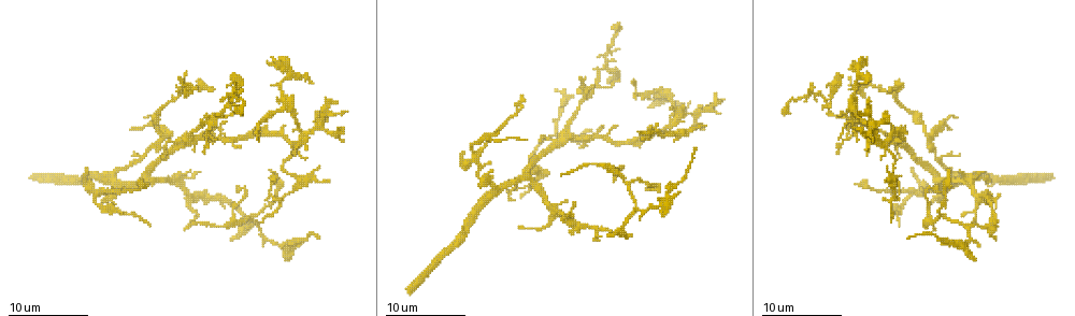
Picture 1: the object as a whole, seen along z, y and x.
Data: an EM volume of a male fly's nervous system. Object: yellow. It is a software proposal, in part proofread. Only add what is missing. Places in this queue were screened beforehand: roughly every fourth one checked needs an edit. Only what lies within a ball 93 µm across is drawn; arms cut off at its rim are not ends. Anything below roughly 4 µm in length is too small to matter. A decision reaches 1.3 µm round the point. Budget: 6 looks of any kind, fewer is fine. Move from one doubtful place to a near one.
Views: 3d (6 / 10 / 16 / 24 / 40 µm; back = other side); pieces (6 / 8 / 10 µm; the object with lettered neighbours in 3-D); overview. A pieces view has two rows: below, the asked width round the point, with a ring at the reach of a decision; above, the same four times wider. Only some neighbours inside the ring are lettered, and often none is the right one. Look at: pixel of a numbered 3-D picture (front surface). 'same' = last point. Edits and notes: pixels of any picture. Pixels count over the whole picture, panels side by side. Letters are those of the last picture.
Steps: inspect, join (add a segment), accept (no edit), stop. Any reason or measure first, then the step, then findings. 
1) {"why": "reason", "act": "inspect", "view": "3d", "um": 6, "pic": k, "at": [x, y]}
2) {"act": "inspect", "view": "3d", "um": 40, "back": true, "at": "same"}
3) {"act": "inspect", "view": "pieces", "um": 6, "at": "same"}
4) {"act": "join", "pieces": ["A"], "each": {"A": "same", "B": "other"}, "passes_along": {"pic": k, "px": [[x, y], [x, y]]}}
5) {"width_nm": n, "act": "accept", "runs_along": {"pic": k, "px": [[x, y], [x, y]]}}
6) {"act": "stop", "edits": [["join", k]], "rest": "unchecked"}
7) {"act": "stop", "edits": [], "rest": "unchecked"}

{"why": "branch stops here", "act": "inspect", "view": "3d", "um": 10, "pic": 1, "at": [607, 80]}

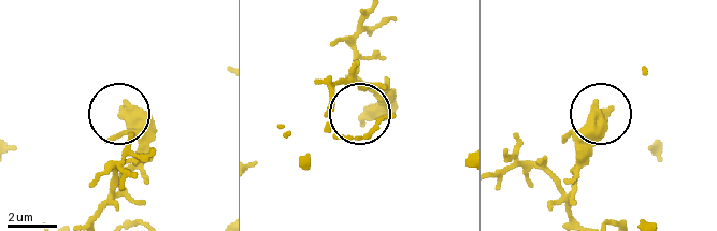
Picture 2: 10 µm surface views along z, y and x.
{"act": "inspect", "view": "pieces", "um": 8, "pic": 2, "at": [121, 111]}

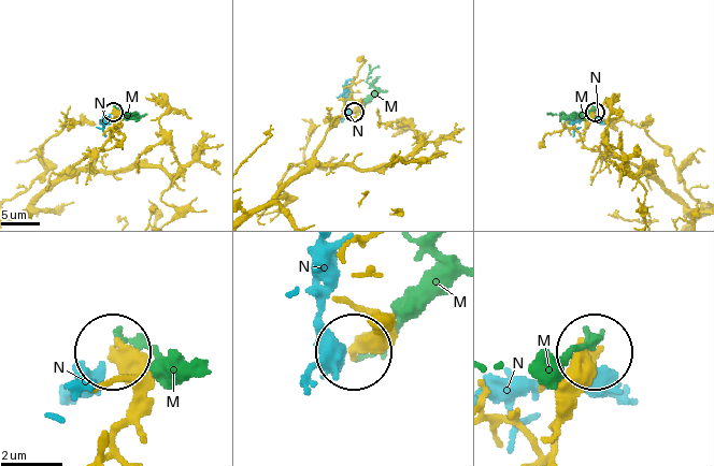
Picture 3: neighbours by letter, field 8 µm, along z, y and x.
{"width_nm": 360, "act": "accept", "each": {"M": "other", "N": "other"}, "found": "none of them fits"}

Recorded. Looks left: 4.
{"why": "free end", "act": "inspect", "view": "3d", "um": 10, "pic": 1, "at": [646, 190]}

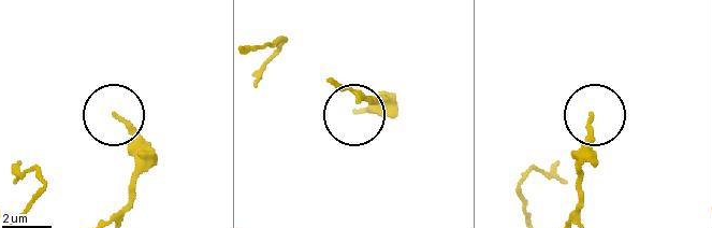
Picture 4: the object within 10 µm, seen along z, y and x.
{"act": "inspect", "view": "pieces", "um": 6, "pic": 4, "at": [593, 115]}

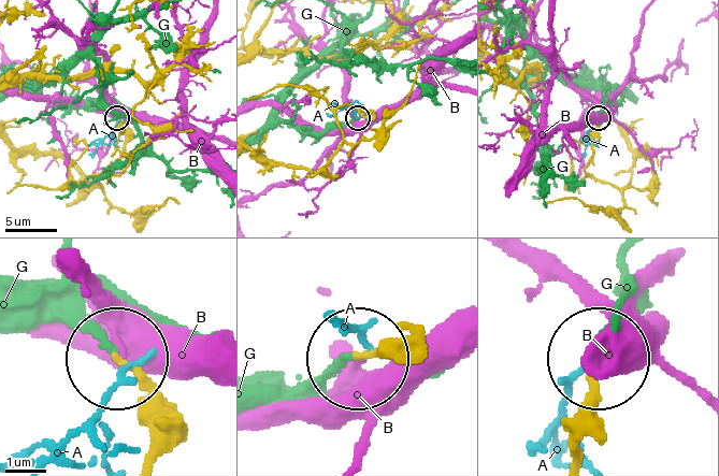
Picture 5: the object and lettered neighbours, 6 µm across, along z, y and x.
{"act": "accept", "each": {"A": "other", "B": "other", "G": "other"}, "found": "none of them fits"}

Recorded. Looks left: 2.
{"why": "thin end", "act": "inspect", "view": "pieces", "um": 6, "pic": 1, "at": [638, 217]}

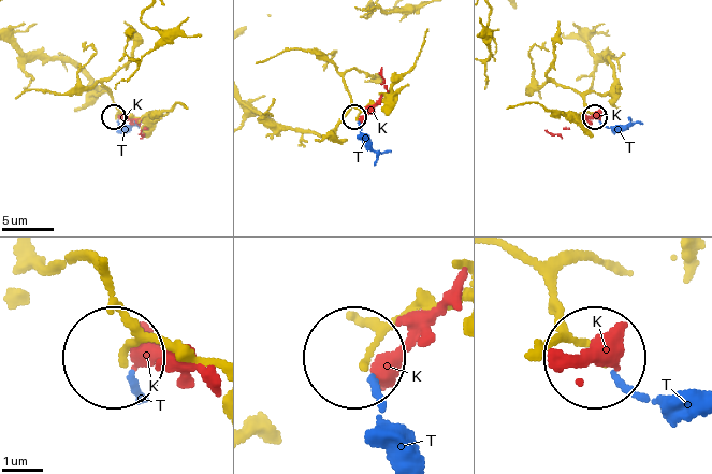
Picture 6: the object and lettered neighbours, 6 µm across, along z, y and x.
{"width_nm": 140, "act": "accept", "each": {"K": "other", "T": "other"}, "runs_along": {"pic": 6, "px": [[575, 36], [613, 73], [611, 88], [586, 96], [595, 116]]}, "found": "none of them fits"}

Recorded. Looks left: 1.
{"act": "stop", "edits": [], "rest": "unchecked"}

